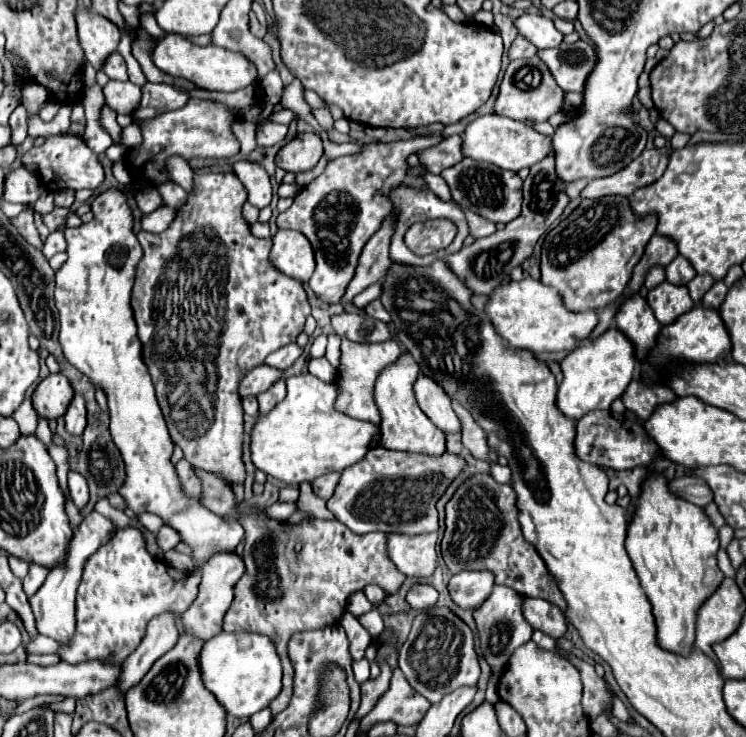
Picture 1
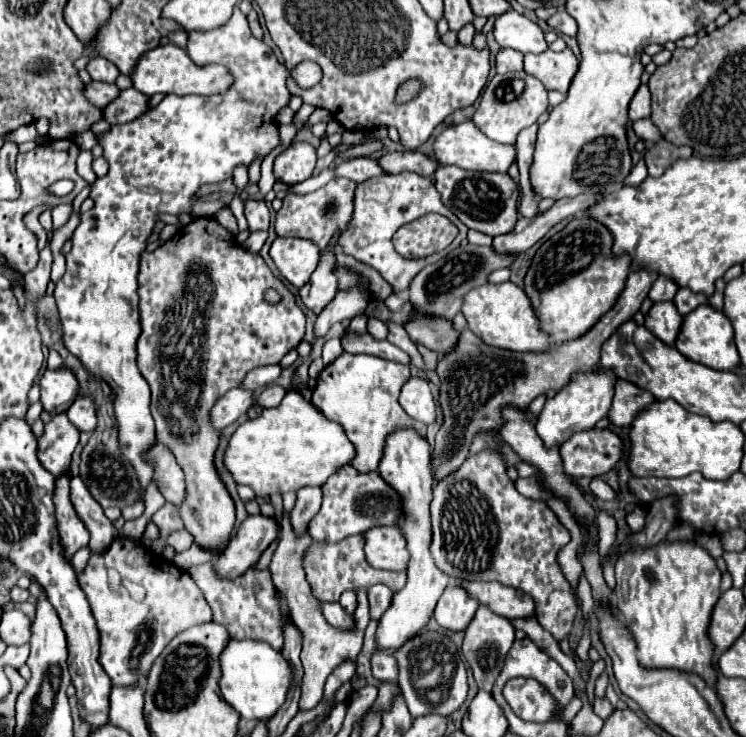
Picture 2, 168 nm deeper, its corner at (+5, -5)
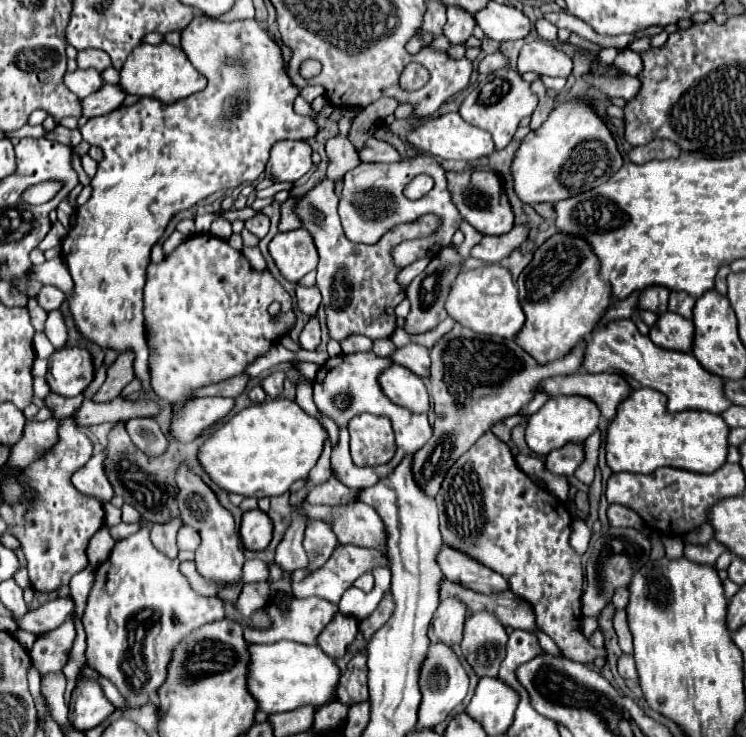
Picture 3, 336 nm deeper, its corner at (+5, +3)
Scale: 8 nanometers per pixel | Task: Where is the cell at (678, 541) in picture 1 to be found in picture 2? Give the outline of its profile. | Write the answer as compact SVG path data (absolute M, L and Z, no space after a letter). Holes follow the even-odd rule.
M660 542L654 548L638 548L638 552L626 552L622 560L616 560L616 588L614 602L626 618L634 640L638 644L638 658L646 668L678 668L684 672L696 672L708 684L716 680L712 668L712 646L706 638L710 612L720 598L720 570L710 552L692 542Z

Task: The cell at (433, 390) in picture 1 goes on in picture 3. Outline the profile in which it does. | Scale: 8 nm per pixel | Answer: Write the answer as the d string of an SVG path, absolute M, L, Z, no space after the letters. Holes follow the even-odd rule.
M392 364L390 368L384 368L378 376L378 384L382 392L398 406L404 406L412 412L428 412L428 392L422 382L422 378L414 376L410 370Z

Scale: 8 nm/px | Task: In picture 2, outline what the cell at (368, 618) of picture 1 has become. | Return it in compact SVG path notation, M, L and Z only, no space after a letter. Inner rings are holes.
M322 604L322 614L330 626L338 630L354 630L354 616L346 614L340 604Z

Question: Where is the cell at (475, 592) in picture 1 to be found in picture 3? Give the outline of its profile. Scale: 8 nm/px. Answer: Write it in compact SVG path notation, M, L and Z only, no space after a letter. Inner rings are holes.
M446 598L440 602L438 610L434 612L432 624L428 628L428 638L432 644L446 644L448 648L454 648L454 644L460 644L462 640L462 626L468 616L466 606L456 598Z

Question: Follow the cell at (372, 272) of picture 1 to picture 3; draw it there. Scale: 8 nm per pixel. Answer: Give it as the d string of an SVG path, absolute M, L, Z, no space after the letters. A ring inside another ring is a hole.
M310 318L310 322L304 326L304 330L298 338L298 344L304 350L316 350L318 348L318 344L320 344L320 326L318 326L316 318Z

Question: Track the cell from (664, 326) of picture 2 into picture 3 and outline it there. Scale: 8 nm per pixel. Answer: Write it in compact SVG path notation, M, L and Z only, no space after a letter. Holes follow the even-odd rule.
M672 312L660 314L656 326L650 330L650 340L664 350L690 352L690 344L694 342L694 324Z

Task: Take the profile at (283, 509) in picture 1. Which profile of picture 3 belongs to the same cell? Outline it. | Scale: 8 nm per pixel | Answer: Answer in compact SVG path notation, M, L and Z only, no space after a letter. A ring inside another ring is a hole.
M248 510L242 516L242 528L240 528L242 544L248 550L264 550L272 540L272 520L262 510Z

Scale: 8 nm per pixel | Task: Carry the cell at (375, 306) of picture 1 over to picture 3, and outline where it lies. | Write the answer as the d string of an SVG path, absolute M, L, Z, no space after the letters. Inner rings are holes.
M390 338L373 341L372 350L376 355L380 357L391 359L395 349L396 346L393 344Z

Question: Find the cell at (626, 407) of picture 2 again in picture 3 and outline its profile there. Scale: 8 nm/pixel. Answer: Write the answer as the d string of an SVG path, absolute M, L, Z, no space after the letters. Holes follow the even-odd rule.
M568 374L546 378L538 392L546 392L550 396L584 396L594 400L598 410L606 420L612 420L616 414L618 402L622 402L630 394L628 382L620 374Z

